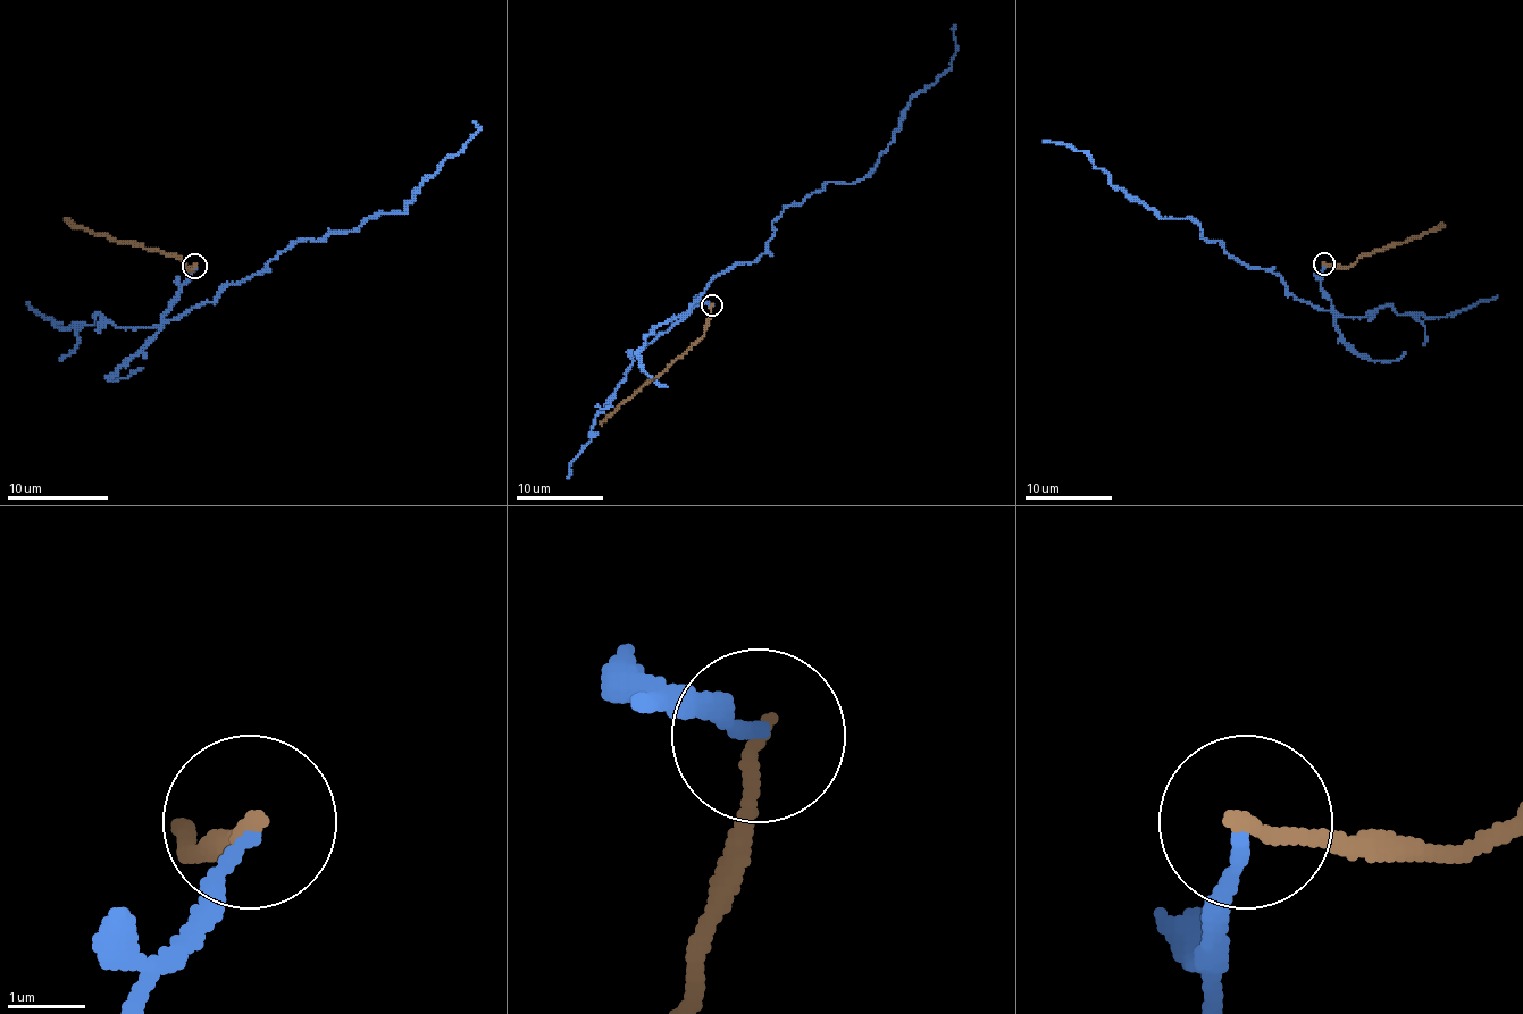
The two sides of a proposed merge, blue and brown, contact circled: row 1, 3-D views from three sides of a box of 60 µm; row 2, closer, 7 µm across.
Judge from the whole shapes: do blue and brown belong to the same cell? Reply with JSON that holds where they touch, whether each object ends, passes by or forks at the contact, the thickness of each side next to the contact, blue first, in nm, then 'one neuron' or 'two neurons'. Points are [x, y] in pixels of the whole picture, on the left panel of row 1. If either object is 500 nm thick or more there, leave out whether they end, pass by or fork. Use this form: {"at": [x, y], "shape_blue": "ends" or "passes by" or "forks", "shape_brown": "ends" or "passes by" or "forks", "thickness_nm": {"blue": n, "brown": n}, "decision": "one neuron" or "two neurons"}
{"at": [194, 266], "shape_blue": "ends", "shape_brown": "ends", "thickness_nm": {"blue": 190, "brown": 200}, "decision": "two neurons"}

